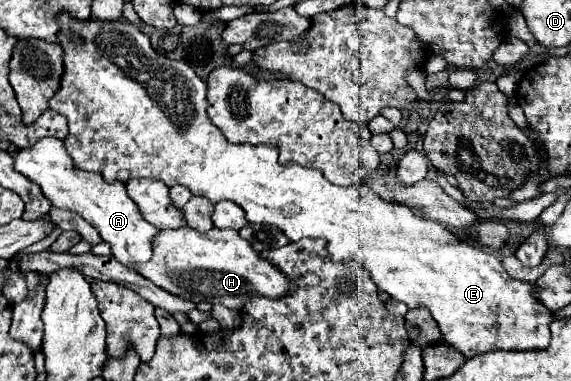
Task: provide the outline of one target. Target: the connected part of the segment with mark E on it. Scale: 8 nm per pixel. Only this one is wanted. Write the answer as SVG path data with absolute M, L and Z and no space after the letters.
M92 17L88 21L74 21L70 33L78 35L82 41L76 43L66 33L56 33L50 39L64 49L64 73L60 89L50 99L50 109L68 119L70 133L64 139L64 147L76 167L98 171L108 181L126 183L128 179L150 177L164 181L168 187L184 185L192 195L202 195L212 203L232 201L244 209L250 223L276 225L290 241L324 237L334 261L356 257L370 271L380 291L406 303L408 309L426 307L448 345L458 349L464 357L496 349L538 351L548 347L552 313L544 313L544 305L534 297L536 285L512 279L494 255L466 241L458 241L444 225L414 215L410 207L382 201L366 185L332 185L316 169L300 165L282 167L276 147L230 143L206 115L206 83L186 63L156 53L148 35L142 33L138 25L120 19L102 21Z

